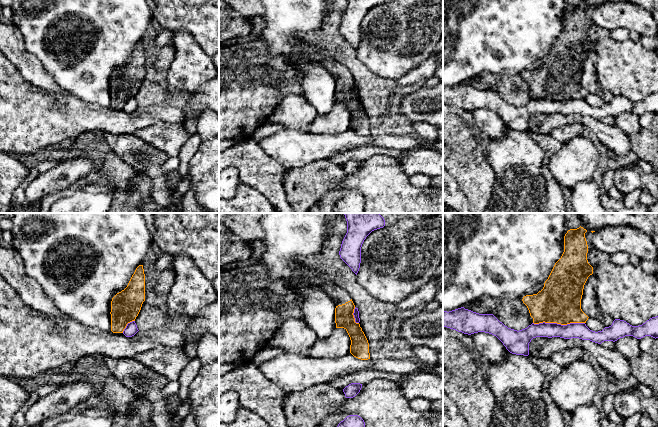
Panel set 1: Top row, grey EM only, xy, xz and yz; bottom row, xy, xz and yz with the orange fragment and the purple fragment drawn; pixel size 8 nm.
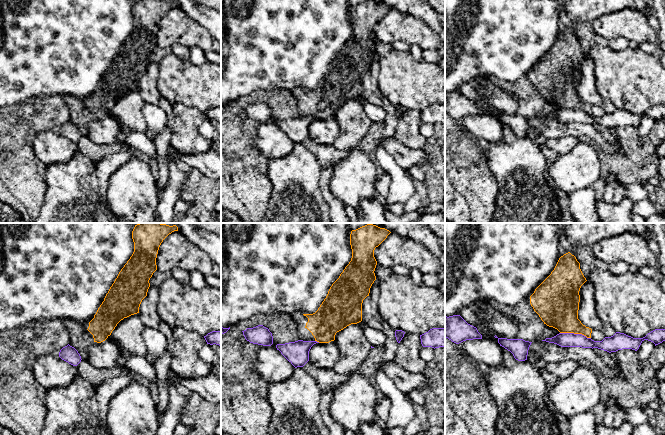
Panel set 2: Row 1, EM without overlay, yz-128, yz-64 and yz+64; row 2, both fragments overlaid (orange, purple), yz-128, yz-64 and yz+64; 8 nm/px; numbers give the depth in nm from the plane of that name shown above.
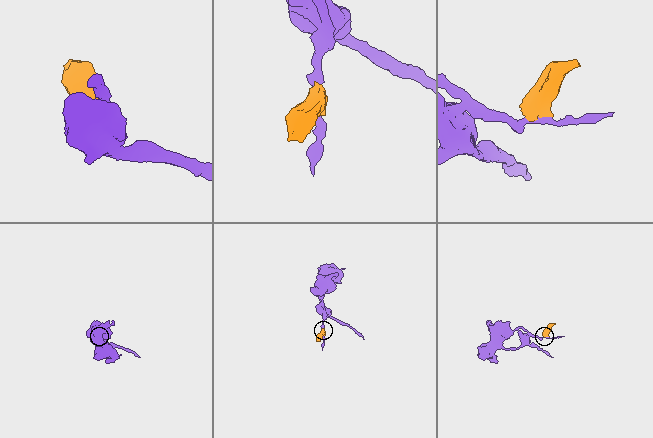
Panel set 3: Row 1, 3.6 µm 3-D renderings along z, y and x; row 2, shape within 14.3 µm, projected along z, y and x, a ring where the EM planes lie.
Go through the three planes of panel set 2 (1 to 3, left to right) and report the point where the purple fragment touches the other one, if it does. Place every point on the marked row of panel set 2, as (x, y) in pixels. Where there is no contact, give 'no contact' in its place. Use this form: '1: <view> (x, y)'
1: no contact
2: yz-64 (317, 341)
3: yz+64 (575, 333)

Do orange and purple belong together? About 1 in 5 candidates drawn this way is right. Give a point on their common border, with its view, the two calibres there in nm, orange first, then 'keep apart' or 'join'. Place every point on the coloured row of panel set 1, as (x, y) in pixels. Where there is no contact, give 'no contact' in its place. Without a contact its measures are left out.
yz (559, 323) | 340/130 nm | keep apart

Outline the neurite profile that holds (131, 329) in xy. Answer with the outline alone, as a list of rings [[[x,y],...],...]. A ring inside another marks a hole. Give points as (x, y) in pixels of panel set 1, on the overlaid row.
[[[132,321],[130,323],[127,324],[126,328],[124,329],[123,331],[123,334],[126,336],[126,337],[132,337],[134,336],[137,332],[138,332],[138,328],[137,328],[137,325],[135,323],[135,321]]]

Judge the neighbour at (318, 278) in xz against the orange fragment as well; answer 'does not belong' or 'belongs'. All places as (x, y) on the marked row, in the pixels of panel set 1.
belongs

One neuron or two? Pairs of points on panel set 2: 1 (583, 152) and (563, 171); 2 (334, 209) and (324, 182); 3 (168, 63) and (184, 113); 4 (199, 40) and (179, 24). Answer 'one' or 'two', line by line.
1: one
2: one
3: two
4: one

